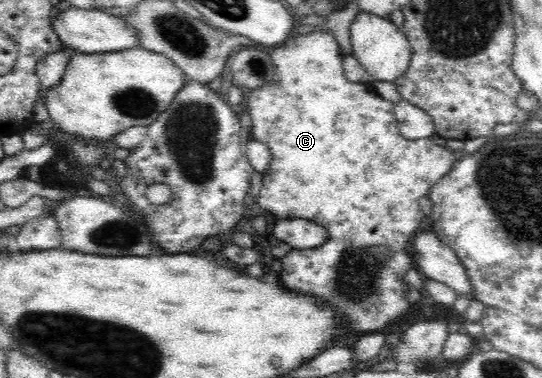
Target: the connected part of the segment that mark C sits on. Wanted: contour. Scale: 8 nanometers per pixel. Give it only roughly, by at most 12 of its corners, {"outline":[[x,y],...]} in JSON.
{"outline":[[332,32],[245,96],[263,213],[327,231],[280,259],[348,331],[411,315],[404,277],[459,155],[406,139]]}

